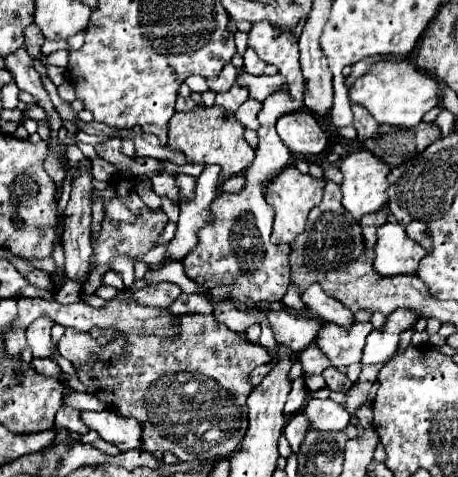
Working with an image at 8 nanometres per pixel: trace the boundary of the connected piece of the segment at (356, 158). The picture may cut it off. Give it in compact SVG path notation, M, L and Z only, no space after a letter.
M369 150L347 154L341 164L343 172L343 206L361 220L365 214L375 212L387 204L387 172L389 164L383 164Z

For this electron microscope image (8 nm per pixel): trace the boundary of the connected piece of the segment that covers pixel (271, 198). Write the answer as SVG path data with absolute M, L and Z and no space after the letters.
M295 166L283 168L283 172L279 172L279 176L275 176L275 180L271 180L271 184L265 188L265 200L275 208L275 224L273 224L271 242L289 244L297 234L301 234L305 230L307 214L313 206L317 206L321 202L323 188L325 188L323 178L317 180L317 178L311 178L309 174L301 174Z

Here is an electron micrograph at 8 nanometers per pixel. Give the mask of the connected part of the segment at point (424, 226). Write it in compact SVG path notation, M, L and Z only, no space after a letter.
M411 222L411 224L407 224L405 226L405 230L407 230L407 234L409 234L409 238L413 238L415 242L419 242L427 252L432 251L432 244L427 238L426 234L430 230L427 223L424 222Z

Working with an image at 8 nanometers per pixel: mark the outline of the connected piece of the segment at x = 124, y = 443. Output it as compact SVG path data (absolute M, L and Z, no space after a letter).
M111 410L83 412L81 418L91 430L99 432L103 440L113 442L121 452L135 450L141 444L141 428L135 418L117 416Z

